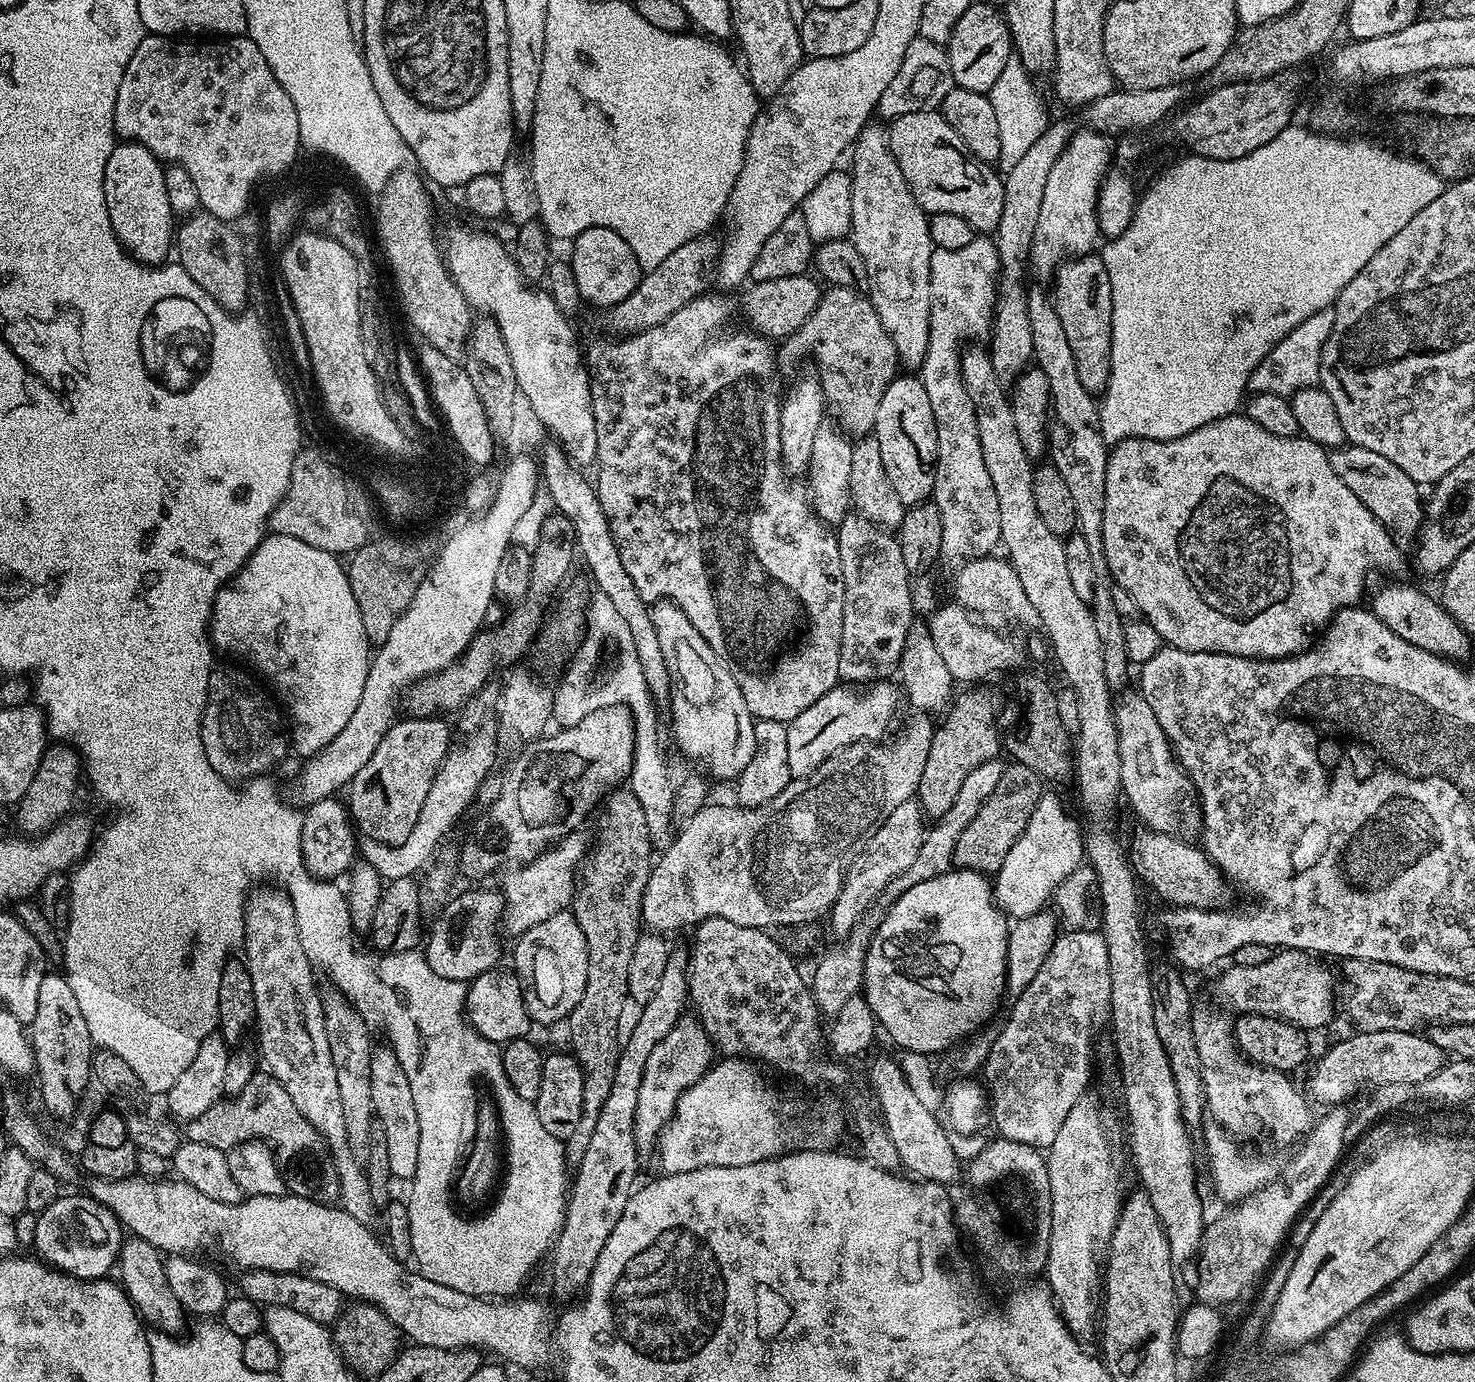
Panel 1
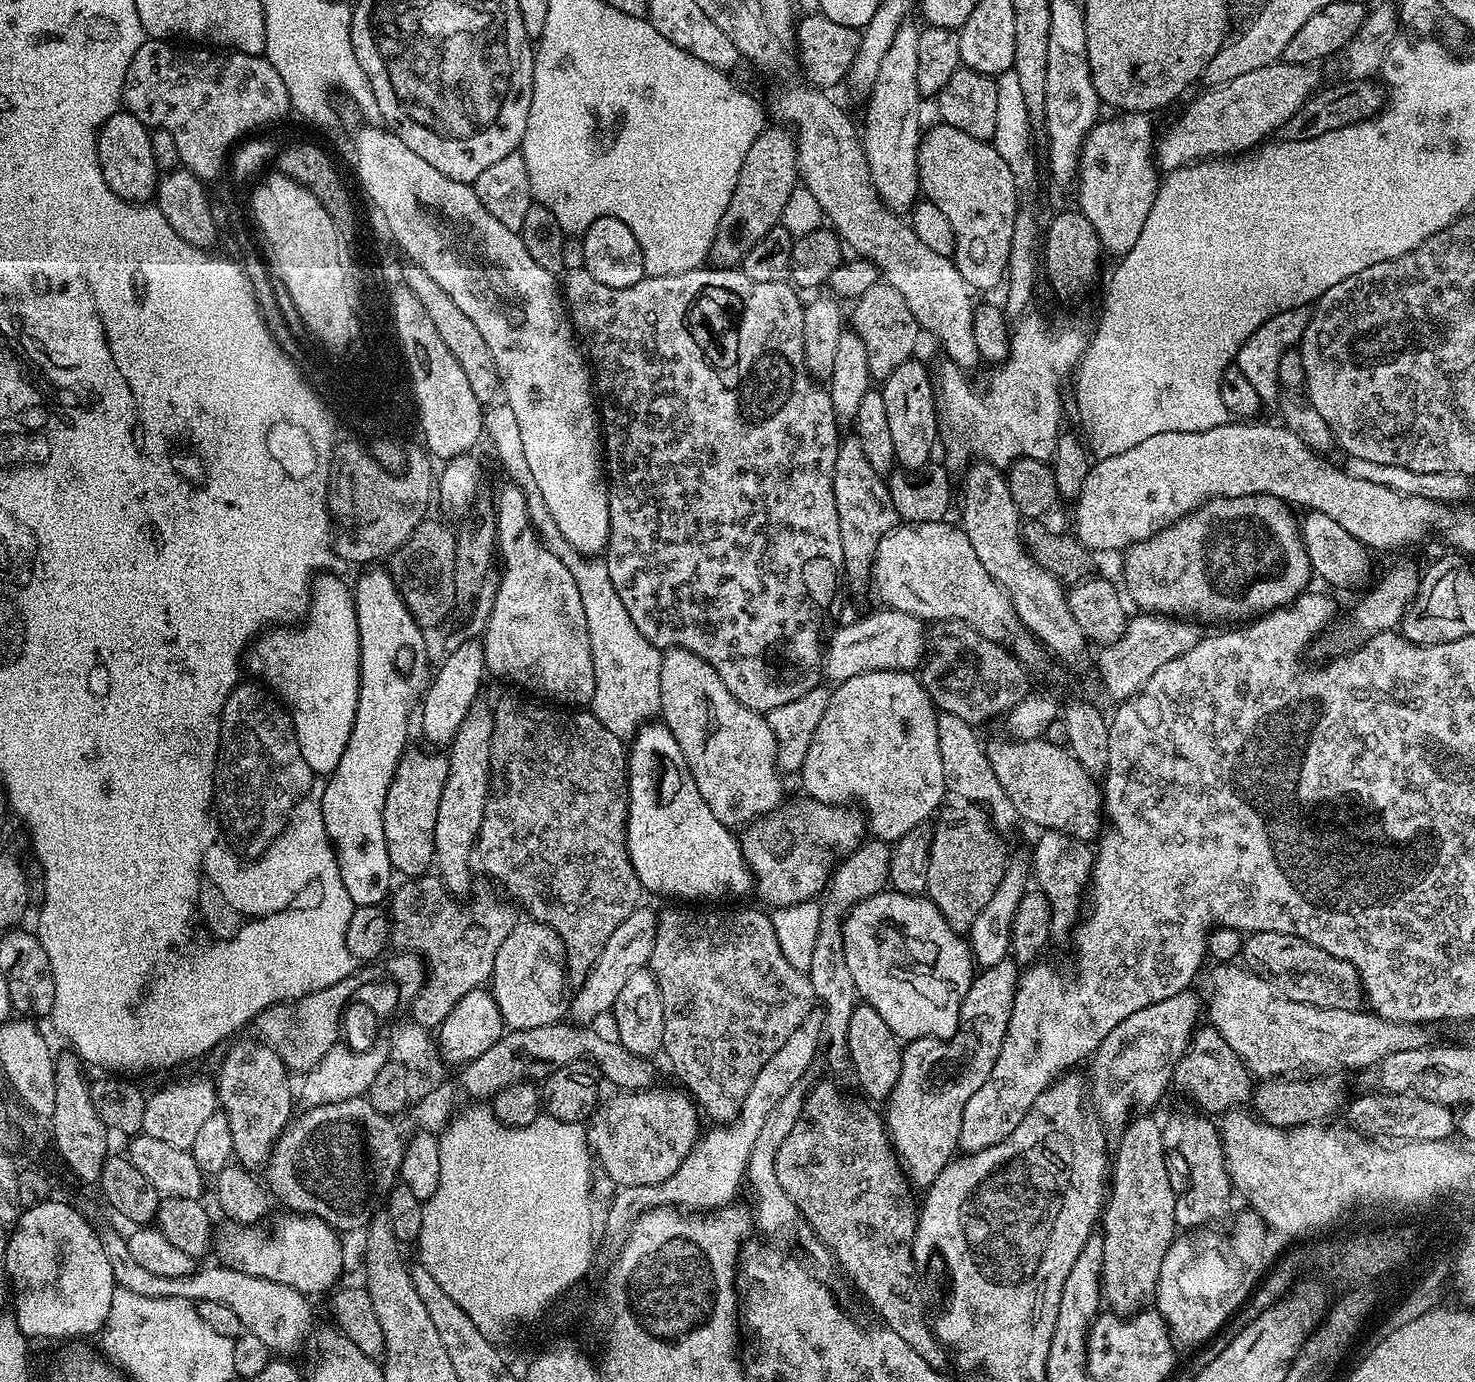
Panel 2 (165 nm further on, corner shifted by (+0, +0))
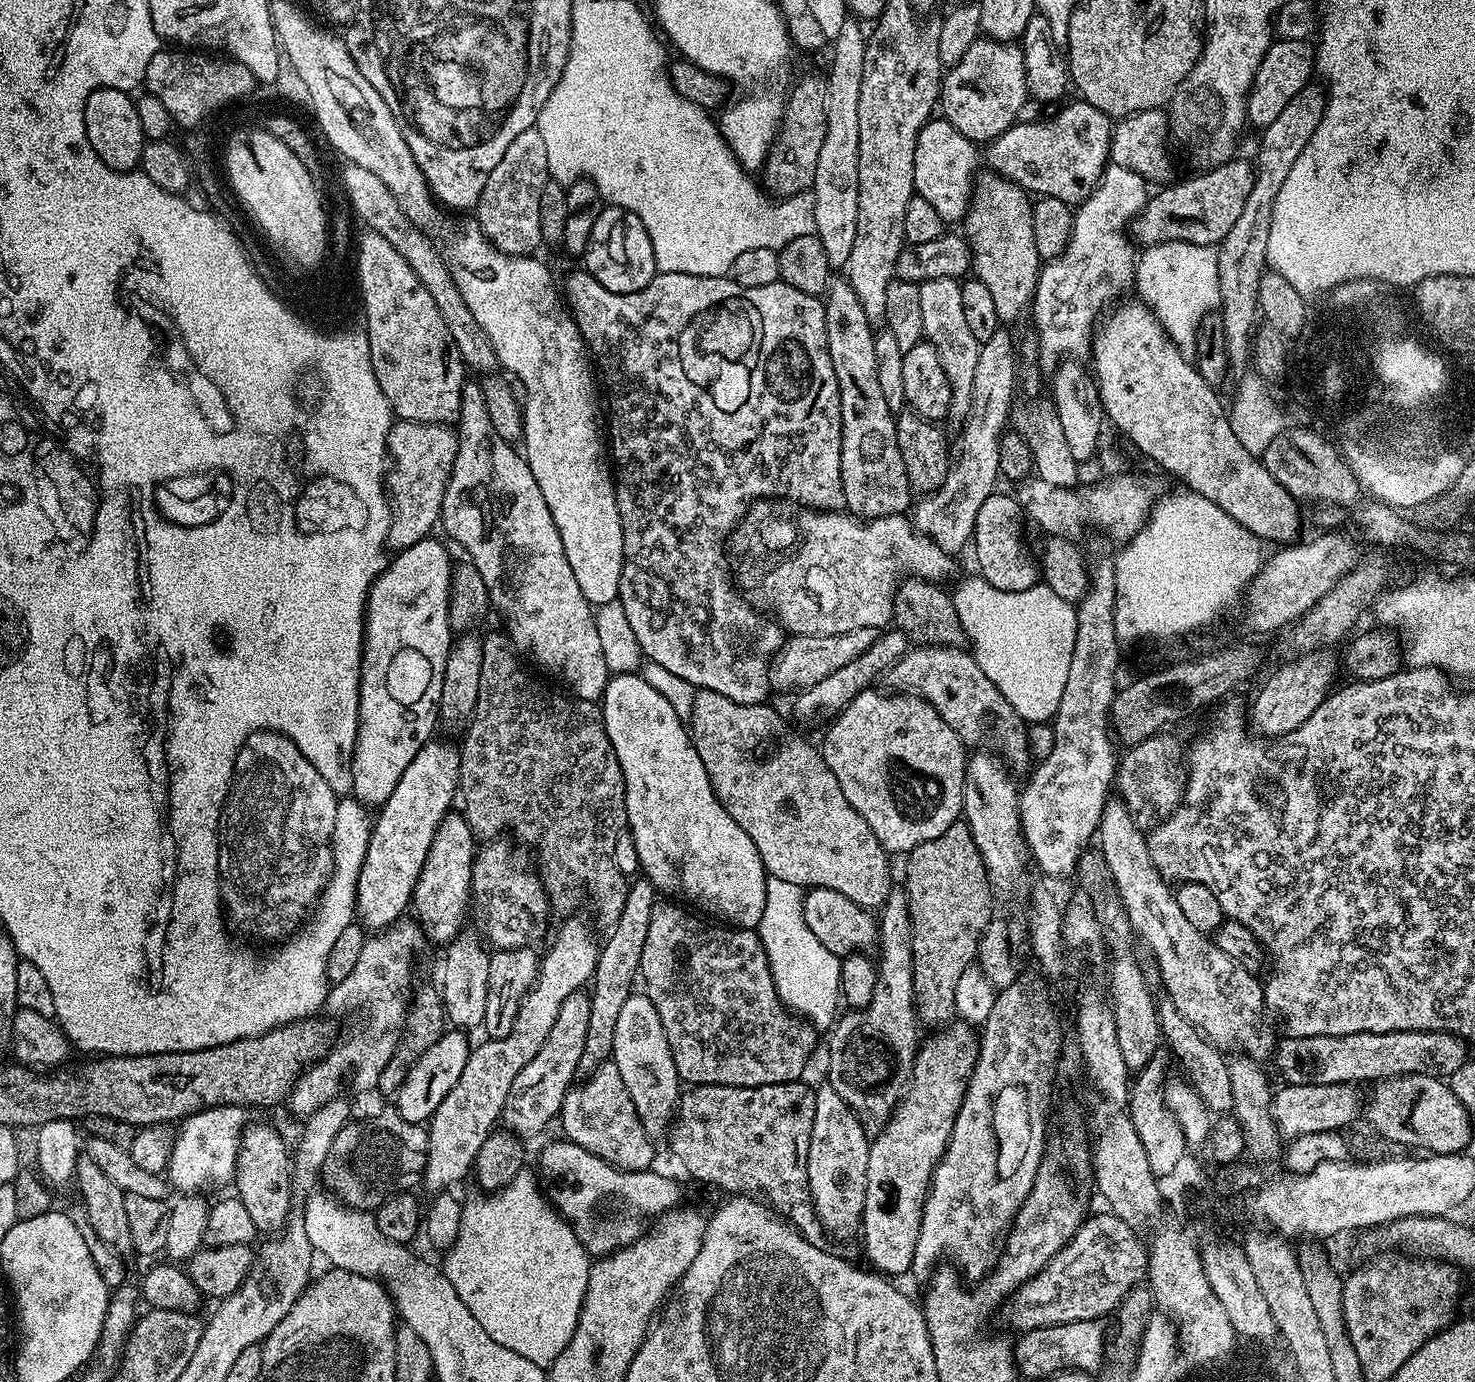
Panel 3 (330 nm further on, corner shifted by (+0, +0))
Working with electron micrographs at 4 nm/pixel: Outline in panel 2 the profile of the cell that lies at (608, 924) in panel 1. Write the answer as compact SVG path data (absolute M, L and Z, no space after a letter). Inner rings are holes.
M512 696L494 705L494 756L497 761L501 760L504 763L504 789L497 796L495 793L488 801L480 832L476 836L474 856L478 864L480 862L484 867L485 874L498 880L509 892L507 895L518 902L523 911L524 908L528 911L527 915L531 919L550 926L556 931L558 938L562 938L567 979L571 983L573 980L573 985L579 986L584 983L598 962L602 954L602 946L606 946L610 934L614 934L614 930L618 930L618 926L622 926L622 922L626 922L629 914L641 903L642 887L638 874L631 864L627 846L629 753L626 751L625 741L621 737L610 734L610 730L606 730L606 726L602 726L602 722L598 722L598 718L590 710L573 710L568 706L552 707L556 708L547 708L544 704L531 704L528 700L515 700Z

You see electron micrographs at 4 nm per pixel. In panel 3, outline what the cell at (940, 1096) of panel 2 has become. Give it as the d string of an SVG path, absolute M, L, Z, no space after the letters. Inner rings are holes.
M956 1022L937 1032L940 1033L928 1041L925 1039L917 1048L911 1084L888 1124L868 1146L862 1221L864 1252L873 1264L869 1265L888 1278L897 1278L903 1272L911 1273L924 1200L932 1185L934 1170L952 1137L954 1122L968 1089L968 1079L980 1057L981 1037L973 1025Z

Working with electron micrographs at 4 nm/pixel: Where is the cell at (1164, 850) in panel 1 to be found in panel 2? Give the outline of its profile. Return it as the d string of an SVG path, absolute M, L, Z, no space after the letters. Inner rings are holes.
M1045 738L1007 739L989 739L988 757L994 774L998 774L998 782L1002 782L1002 790L1014 802L1017 817L1037 824L1040 830L1065 832L1085 842L1095 841L1102 832L1102 788L1097 777L1088 773L1068 748L1056 746Z

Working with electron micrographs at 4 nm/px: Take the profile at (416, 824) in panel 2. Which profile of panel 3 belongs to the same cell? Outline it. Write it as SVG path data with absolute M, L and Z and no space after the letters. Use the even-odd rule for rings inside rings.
M459 811L448 812L434 834L411 898L411 903L414 909L416 908L418 923L432 944L451 944L465 927L464 915L468 908L470 912L472 896L472 861L475 860L477 851L478 841L473 836L468 821Z

